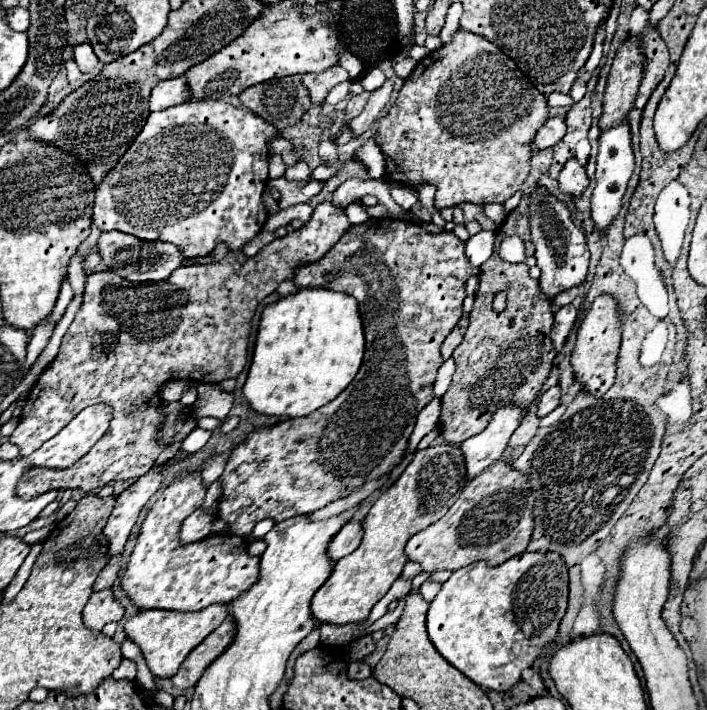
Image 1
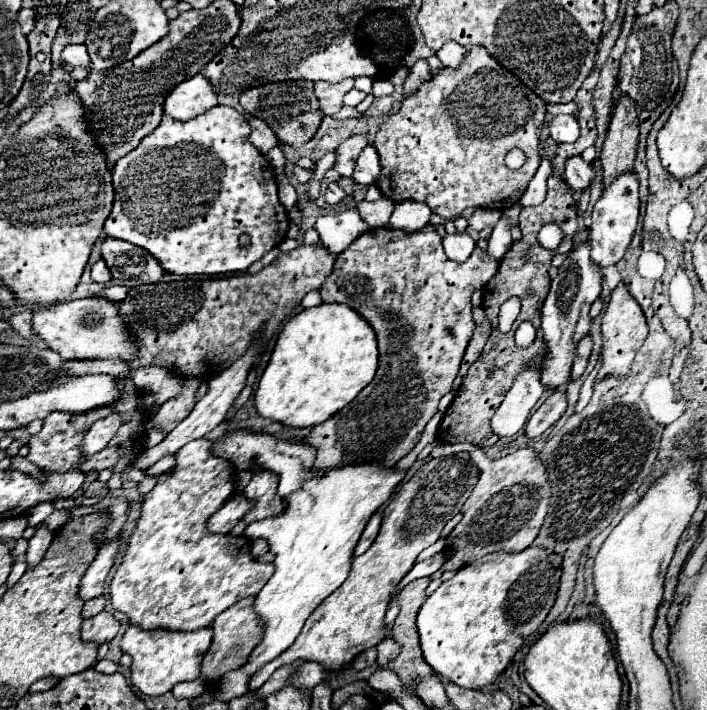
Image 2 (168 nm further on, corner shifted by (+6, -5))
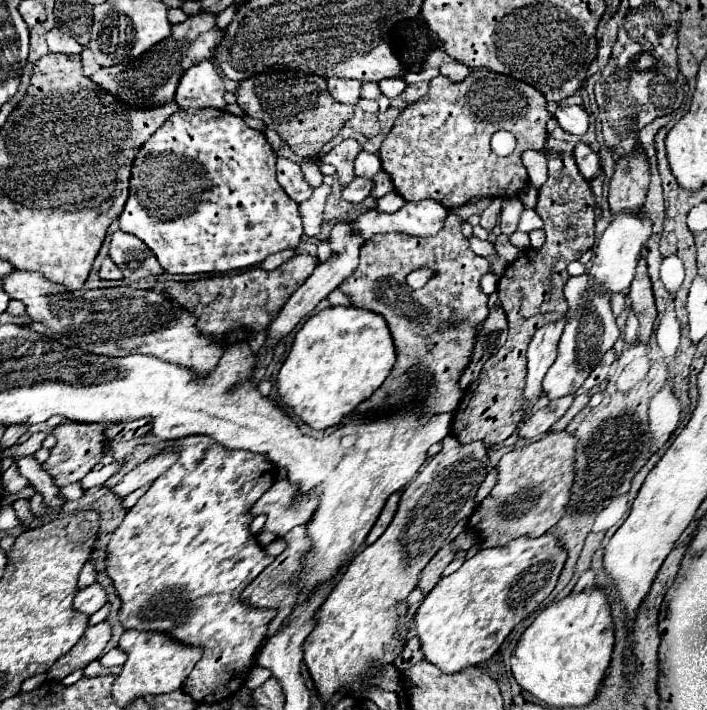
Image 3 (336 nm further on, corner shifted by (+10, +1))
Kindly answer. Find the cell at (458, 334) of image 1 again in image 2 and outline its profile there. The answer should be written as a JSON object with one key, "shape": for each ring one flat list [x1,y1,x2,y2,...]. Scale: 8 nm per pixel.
{"shape":[[477,305,477,307,473,309,473,319,475,319,475,323,477,323,477,329,475,329,475,333,473,333,473,337,471,337,471,341,469,341,469,347,467,347,467,353,465,353,461,371,459,371,459,377,461,377,461,379,467,375,469,367,481,357,483,347,485,347,485,343,487,343,491,331,493,331,493,327,491,327,491,323,489,323,489,319,487,319,487,315,485,315,485,309,483,309,481,305]]}

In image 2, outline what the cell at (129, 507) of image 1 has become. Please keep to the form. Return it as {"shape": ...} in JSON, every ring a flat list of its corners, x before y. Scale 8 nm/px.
{"shape":[[119,539,109,541,105,547,99,549,95,561,91,563,91,567,87,569,87,573,85,573,83,581,81,581,79,597,83,601,89,601,89,599,95,599,95,597,103,595,103,583,105,583,105,577,107,577,111,565,113,565,117,547,119,547]]}

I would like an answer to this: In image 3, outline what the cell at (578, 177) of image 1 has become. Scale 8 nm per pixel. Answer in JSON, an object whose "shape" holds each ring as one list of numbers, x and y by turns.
{"shape":[[577,143,577,147,573,149,573,157,575,157,575,163,577,163,577,167,579,167,579,173,581,173,587,181,591,181,591,179,599,173,599,169,601,169,599,155,593,153,593,151,589,149,589,145]]}

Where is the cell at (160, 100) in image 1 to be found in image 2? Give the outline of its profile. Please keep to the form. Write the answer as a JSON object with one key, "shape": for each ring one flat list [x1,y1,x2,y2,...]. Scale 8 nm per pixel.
{"shape":[[199,73,193,79,179,83,169,93,163,109,165,115,171,115,179,121,189,121,215,105,219,105,217,91,213,89,213,85,209,85,209,79]]}

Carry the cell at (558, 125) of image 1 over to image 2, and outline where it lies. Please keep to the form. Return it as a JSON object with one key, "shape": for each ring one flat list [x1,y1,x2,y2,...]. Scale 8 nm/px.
{"shape":[[555,115,549,123,551,139,557,143,573,143,579,137,579,121,575,115]]}

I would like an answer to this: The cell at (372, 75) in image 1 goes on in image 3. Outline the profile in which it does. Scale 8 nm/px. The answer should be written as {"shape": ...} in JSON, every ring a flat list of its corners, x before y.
{"shape":[[391,77,391,79,385,79,385,81,379,81,379,89,383,91,385,97,389,99,395,99,403,89,405,89,405,81,401,77]]}

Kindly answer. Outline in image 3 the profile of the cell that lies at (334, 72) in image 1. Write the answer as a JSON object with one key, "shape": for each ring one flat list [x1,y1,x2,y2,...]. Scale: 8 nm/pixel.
{"shape":[[327,77,327,91,329,95,343,105,355,105,359,99,359,87,361,83,355,79,337,79,337,77]]}

